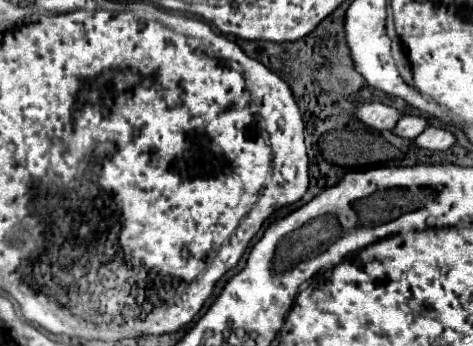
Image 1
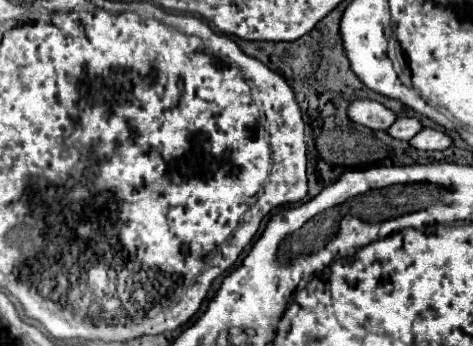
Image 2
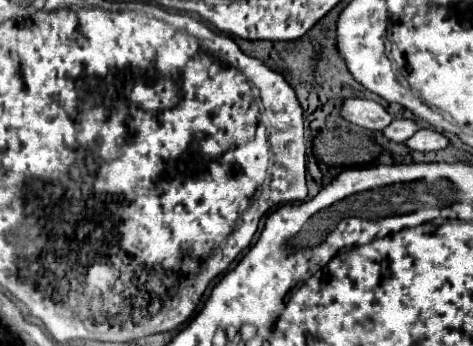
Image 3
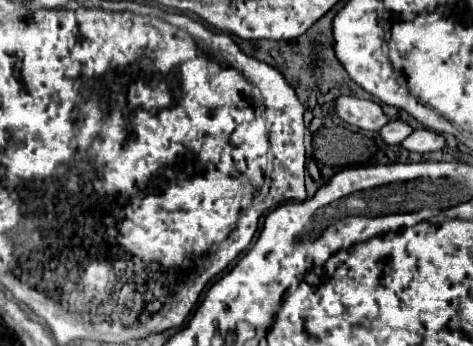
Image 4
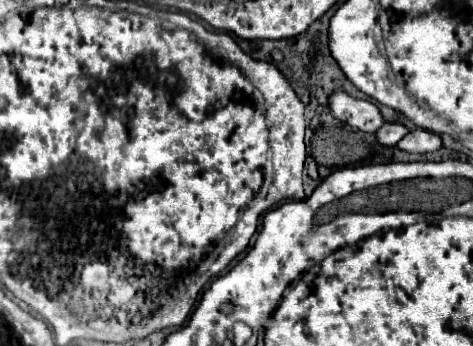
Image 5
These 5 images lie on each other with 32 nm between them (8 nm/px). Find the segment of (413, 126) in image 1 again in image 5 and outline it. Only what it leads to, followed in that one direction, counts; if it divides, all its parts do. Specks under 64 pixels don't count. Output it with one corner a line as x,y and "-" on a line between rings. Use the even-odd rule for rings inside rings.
386,122
378,132
376,132
376,140
384,146
394,146
408,130
402,126
402,124
396,124
396,122

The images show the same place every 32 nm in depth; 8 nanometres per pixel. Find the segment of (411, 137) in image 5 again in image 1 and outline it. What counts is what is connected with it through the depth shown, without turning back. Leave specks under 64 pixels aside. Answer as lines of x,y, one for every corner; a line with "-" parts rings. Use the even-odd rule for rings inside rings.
426,128
422,134
414,138
416,146
428,150
448,150
454,144
454,136
442,128

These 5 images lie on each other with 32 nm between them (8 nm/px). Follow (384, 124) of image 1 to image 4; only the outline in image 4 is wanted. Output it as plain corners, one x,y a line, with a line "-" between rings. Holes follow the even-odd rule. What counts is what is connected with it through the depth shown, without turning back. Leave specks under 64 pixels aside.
338,96
334,100
334,110
340,120
344,120
352,126
358,126
362,130
370,130
370,132
378,132
388,122
382,108
372,100

